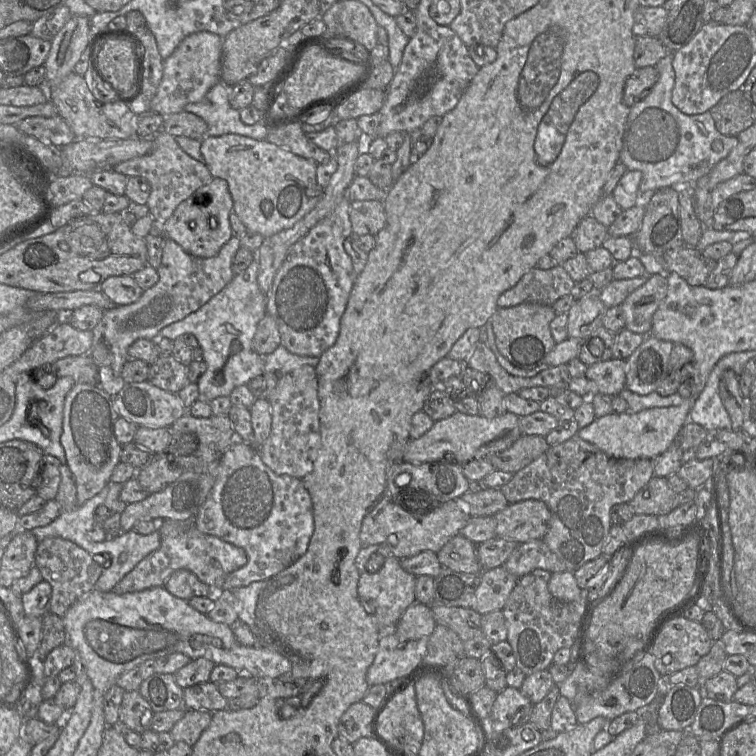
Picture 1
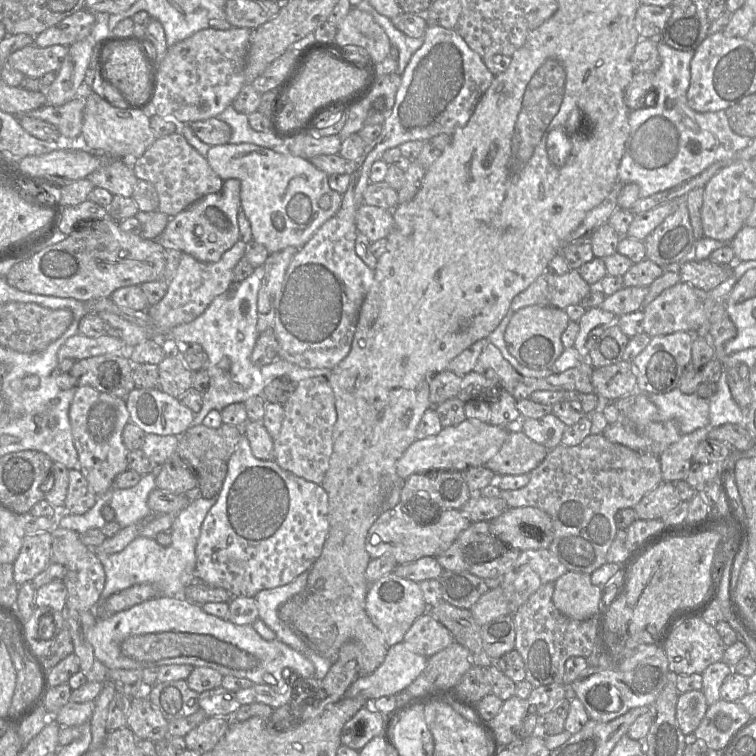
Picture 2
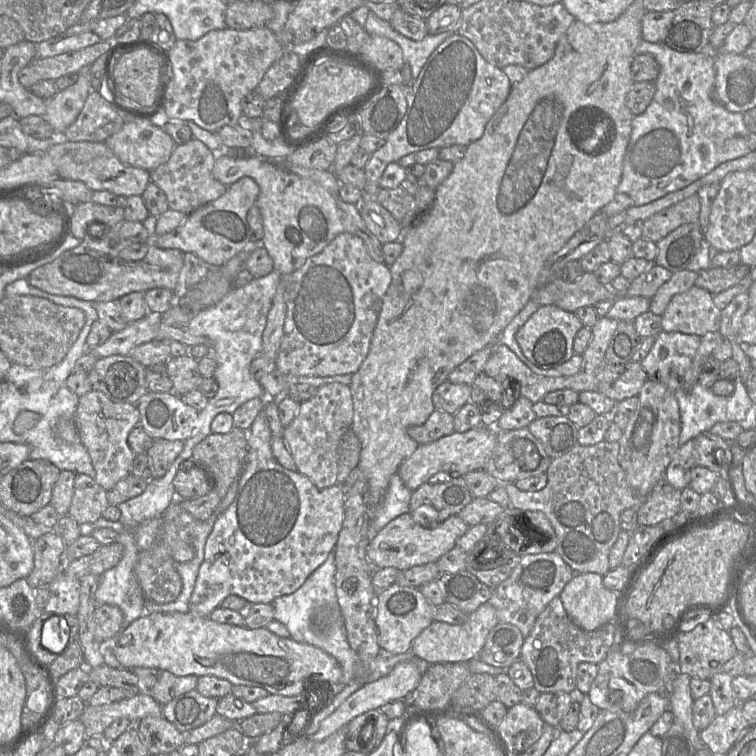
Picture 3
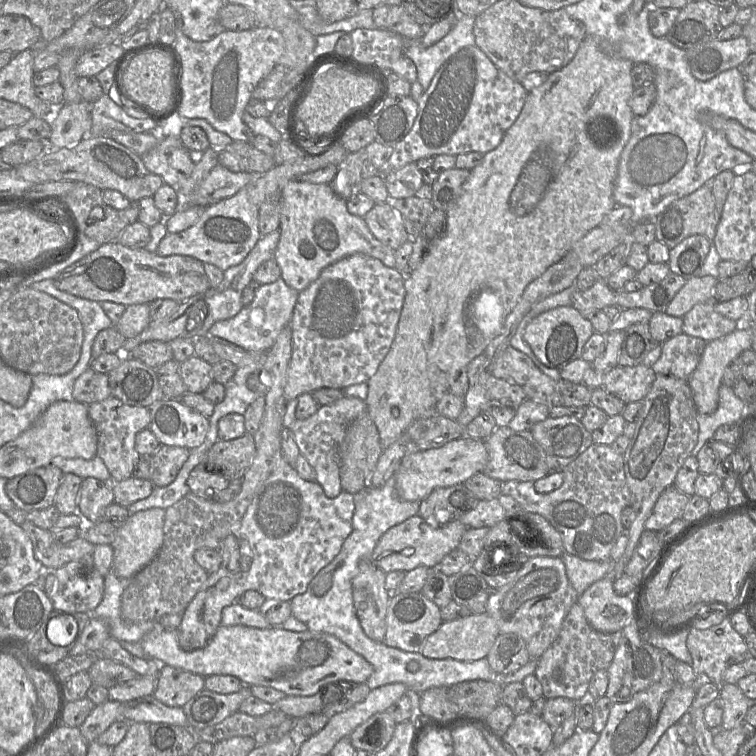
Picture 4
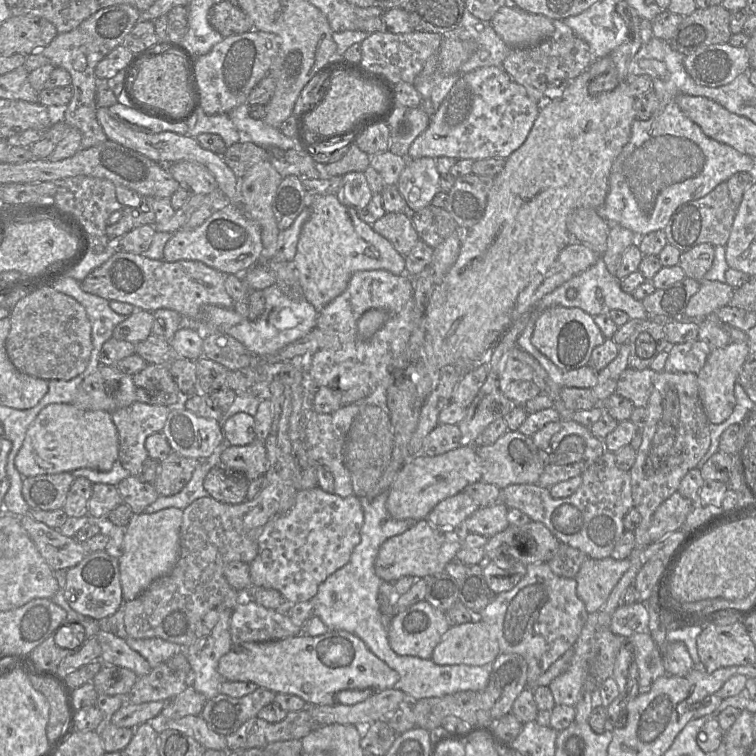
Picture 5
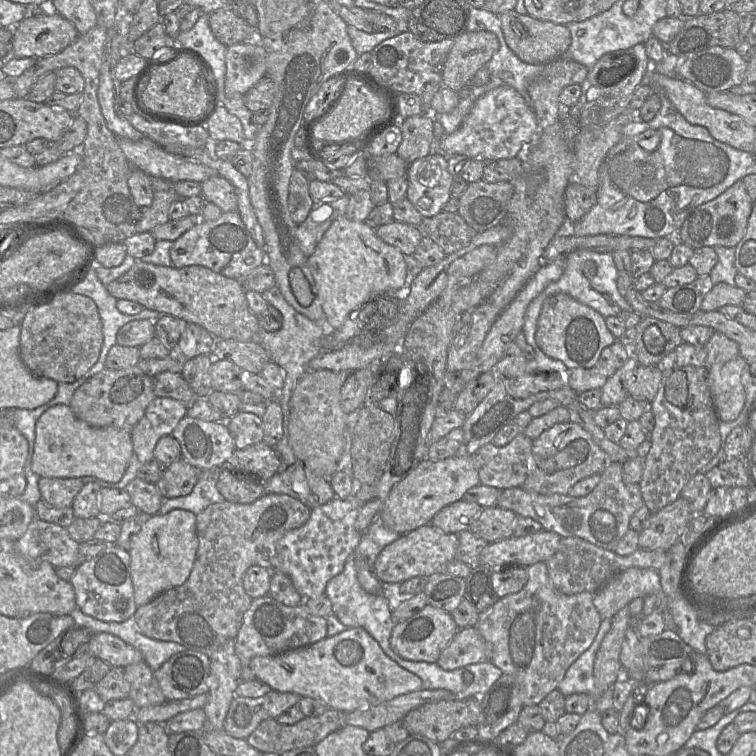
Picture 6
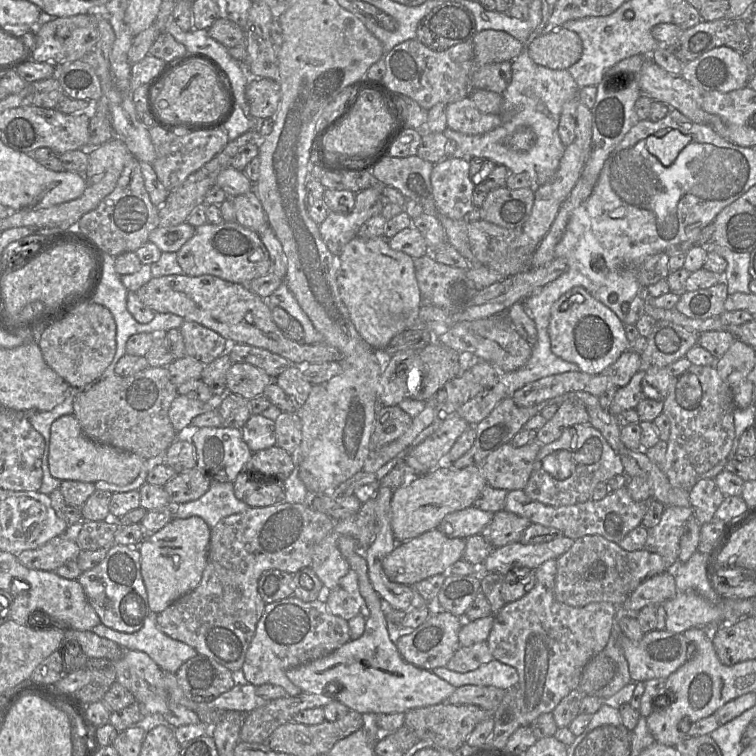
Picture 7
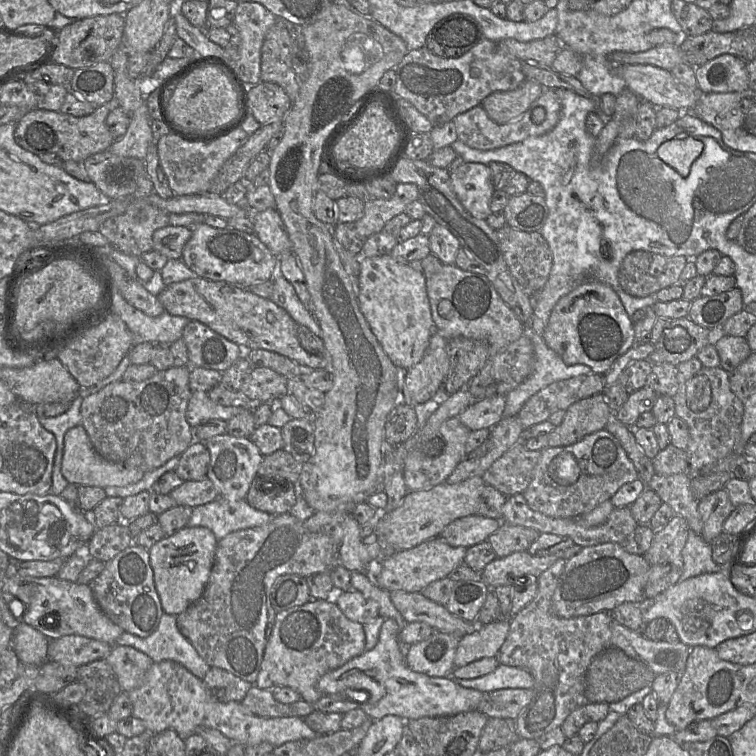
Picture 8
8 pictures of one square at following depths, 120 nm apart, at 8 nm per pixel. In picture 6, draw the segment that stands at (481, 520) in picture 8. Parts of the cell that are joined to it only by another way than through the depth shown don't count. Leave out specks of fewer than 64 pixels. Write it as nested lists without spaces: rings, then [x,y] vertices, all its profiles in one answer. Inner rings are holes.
[[[465,499],[453,502],[435,514],[431,525],[445,533],[459,534],[469,530],[471,523],[480,515],[483,507]]]

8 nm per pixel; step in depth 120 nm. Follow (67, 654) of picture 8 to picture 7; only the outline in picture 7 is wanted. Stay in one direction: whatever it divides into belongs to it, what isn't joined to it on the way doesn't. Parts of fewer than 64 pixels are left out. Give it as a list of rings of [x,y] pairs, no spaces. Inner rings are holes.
[[[68,629],[64,641],[78,643],[88,659],[102,658],[115,661],[124,651],[117,643],[100,637],[91,631]]]

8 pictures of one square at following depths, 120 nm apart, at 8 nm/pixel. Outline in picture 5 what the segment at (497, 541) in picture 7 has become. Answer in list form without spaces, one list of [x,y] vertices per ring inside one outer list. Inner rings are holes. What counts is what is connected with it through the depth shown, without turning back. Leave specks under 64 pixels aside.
[[[501,501],[486,507],[479,507],[463,523],[462,532],[472,532],[490,538],[509,526],[508,507]]]

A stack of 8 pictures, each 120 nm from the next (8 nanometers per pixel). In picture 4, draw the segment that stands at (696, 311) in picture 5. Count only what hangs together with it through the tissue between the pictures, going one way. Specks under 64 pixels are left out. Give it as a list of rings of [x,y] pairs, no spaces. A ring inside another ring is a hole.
[[[713,276],[687,278],[684,286],[670,302],[665,313],[682,318],[696,304],[714,301],[717,281],[718,278]]]

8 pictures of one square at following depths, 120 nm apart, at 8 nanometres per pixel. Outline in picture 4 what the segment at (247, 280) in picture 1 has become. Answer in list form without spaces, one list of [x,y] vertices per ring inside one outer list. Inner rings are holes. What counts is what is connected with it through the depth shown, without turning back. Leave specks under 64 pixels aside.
[[[281,278],[256,289],[251,304],[243,306],[234,317],[217,321],[208,331],[209,335],[225,339],[250,352],[266,352],[275,343],[279,333],[289,326],[299,291],[293,289]],[[259,365],[238,367],[233,378],[224,384],[225,398],[221,403],[215,405],[213,414],[209,417],[209,431],[207,439],[204,441],[208,451],[220,440],[218,437],[219,420],[231,413],[243,415],[248,406],[260,396],[250,390],[246,384],[249,375],[260,368]]]

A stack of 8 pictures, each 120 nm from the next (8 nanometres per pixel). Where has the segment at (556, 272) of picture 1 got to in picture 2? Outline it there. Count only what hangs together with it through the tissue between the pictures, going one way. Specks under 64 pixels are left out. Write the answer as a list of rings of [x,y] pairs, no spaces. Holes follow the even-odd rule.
[[[570,269],[563,275],[544,272],[513,298],[510,309],[516,312],[532,305],[565,309],[569,305],[580,304],[591,288],[577,270]]]

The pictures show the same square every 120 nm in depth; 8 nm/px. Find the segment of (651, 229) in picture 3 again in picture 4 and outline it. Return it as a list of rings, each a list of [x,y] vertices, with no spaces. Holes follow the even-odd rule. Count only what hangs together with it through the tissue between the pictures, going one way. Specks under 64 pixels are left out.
[[[711,184],[672,202],[654,220],[656,240],[673,248],[685,238],[703,235],[712,243],[719,223]]]

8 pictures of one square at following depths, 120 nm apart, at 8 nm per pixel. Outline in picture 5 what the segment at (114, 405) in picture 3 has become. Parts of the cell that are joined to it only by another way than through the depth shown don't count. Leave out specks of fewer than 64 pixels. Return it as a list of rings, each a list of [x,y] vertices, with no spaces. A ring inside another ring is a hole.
[[[136,401],[111,413],[119,435],[118,461],[130,476],[137,476],[149,457],[145,440],[149,435],[162,431],[169,411],[170,408],[165,405]]]

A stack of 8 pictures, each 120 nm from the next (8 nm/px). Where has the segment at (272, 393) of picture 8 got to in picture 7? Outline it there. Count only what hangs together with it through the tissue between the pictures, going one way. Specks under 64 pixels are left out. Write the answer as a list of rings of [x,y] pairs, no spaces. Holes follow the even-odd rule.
[[[233,363],[226,375],[228,393],[248,400],[263,395],[265,387],[273,381],[263,370],[248,363]]]

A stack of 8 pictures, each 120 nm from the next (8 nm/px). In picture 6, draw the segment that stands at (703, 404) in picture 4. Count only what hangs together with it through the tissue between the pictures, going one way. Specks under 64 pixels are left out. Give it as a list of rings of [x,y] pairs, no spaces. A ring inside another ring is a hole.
[[[738,356],[726,363],[708,368],[708,384],[720,422],[736,420],[745,404],[743,374],[746,361]]]

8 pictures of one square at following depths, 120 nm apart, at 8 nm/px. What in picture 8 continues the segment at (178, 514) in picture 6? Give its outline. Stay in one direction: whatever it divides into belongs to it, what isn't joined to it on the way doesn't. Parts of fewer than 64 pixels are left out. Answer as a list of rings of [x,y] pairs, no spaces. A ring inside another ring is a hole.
[[[186,526],[165,536],[148,550],[155,588],[164,613],[177,616],[201,597],[214,563],[217,542],[208,528]]]

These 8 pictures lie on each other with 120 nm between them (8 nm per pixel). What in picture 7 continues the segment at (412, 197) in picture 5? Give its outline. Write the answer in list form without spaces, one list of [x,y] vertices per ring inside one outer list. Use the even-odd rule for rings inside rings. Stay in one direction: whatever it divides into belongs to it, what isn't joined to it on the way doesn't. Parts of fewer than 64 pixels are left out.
[[[468,159],[441,160],[434,164],[430,180],[439,214],[463,219],[474,210],[472,196],[476,185],[471,179]]]

